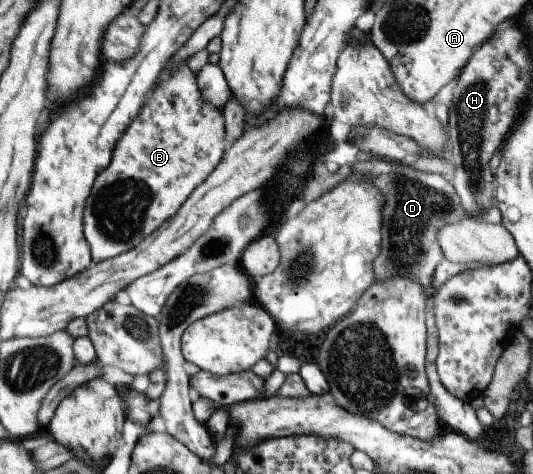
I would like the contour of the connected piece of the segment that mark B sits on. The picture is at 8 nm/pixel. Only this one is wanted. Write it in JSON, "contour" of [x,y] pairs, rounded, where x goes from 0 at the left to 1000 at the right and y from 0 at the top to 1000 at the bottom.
{"contour":[[[351,133],[328,150],[313,143],[300,160],[296,184],[283,196],[265,241],[238,272],[216,314],[208,352],[186,369],[161,437],[159,479],[176,555],[191,555],[253,525],[268,504],[289,494],[336,451],[351,420],[411,350],[424,329],[426,281],[418,228],[403,226],[381,209],[371,160]]]}

